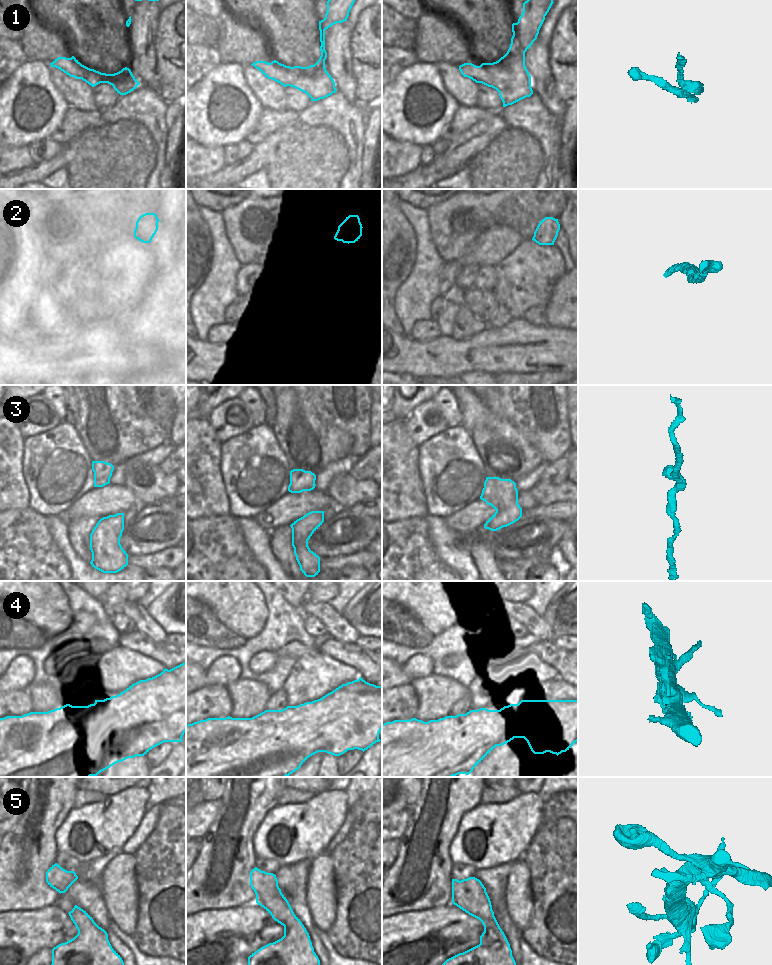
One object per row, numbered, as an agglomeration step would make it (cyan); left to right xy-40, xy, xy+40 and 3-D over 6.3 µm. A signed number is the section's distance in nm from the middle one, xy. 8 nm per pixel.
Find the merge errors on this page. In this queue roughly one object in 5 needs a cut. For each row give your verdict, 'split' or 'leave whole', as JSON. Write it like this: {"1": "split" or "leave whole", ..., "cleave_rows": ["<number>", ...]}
{"1": "leave whole", "2": "leave whole", "3": "leave whole", "4": "leave whole", "5": "leave whole", "cleave_rows": []}

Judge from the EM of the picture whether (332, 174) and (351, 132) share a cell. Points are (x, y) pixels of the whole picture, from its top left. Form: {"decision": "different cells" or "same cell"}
{"decision": "different cells"}

